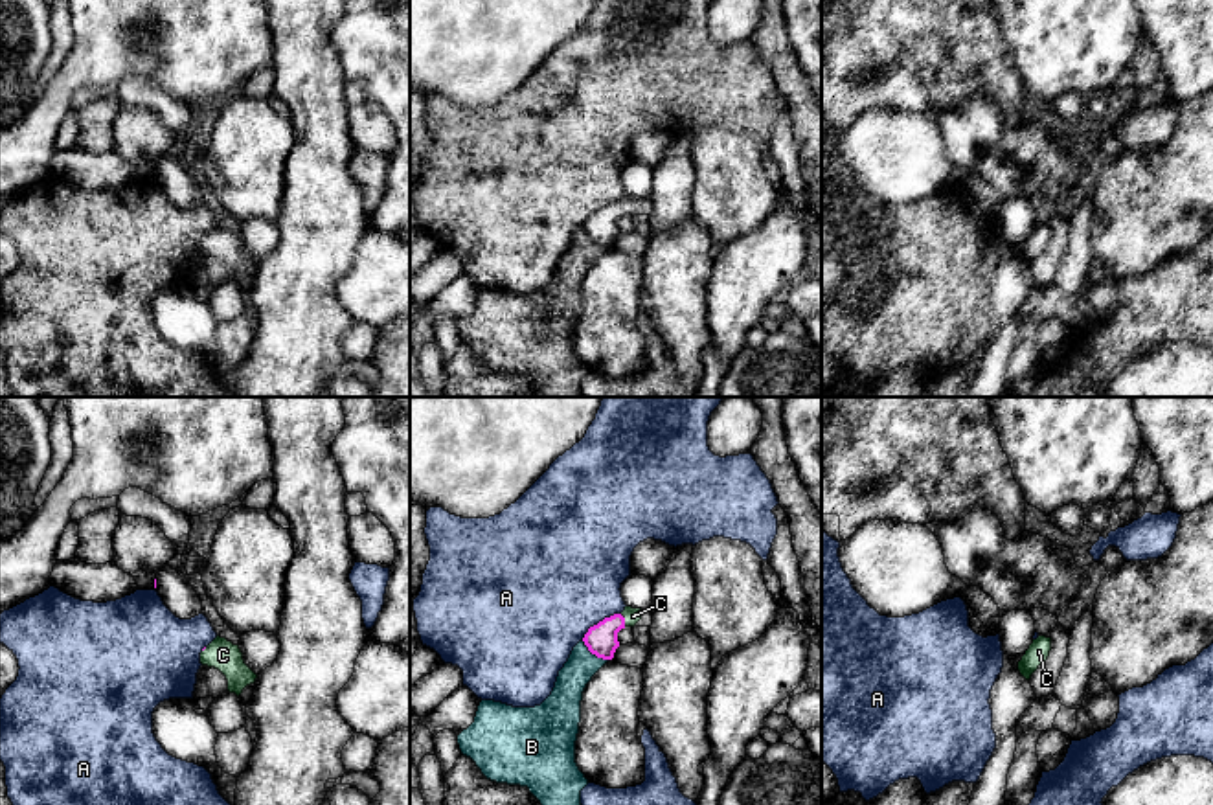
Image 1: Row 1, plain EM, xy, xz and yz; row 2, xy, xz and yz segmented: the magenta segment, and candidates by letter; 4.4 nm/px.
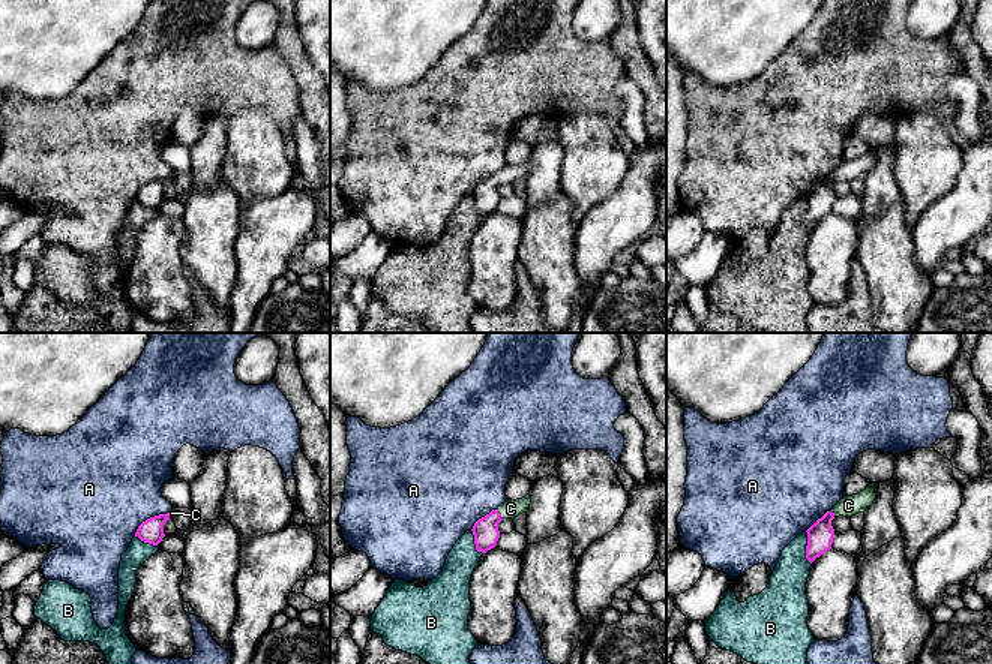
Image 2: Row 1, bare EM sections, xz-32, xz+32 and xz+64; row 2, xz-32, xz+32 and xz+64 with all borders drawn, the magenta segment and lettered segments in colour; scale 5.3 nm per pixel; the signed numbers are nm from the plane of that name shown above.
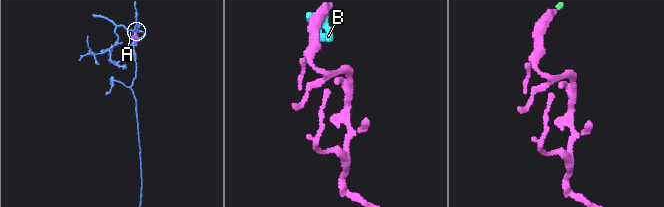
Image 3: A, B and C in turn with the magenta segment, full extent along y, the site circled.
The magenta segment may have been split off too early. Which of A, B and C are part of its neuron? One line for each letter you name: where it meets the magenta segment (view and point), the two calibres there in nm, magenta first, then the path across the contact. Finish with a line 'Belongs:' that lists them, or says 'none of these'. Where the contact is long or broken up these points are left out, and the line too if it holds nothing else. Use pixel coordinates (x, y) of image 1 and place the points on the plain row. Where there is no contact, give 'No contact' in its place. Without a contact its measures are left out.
C: Touches magenta at xz (623, 208). Thickness 140 nm (magenta) against 70 nm. Path across: xz (601, 228), (623, 208), (633, 204)
Belongs: C

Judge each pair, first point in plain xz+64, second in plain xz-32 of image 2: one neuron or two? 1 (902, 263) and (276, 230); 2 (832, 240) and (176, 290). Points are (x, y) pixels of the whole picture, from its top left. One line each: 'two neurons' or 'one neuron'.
1: two neurons
2: one neuron

